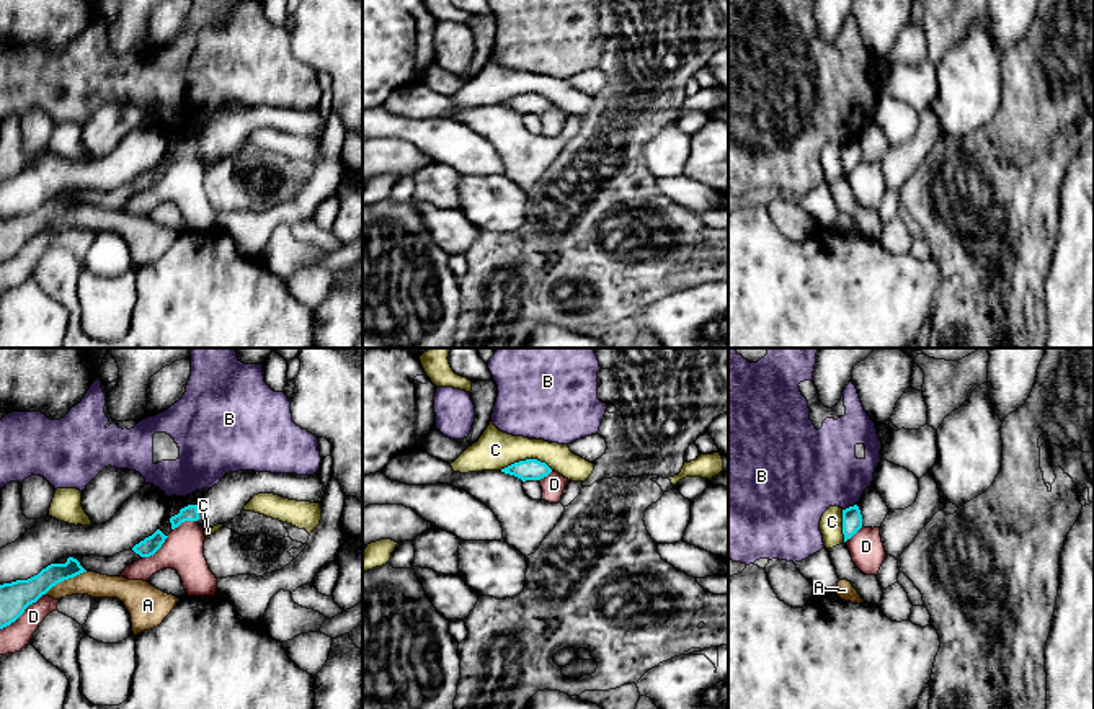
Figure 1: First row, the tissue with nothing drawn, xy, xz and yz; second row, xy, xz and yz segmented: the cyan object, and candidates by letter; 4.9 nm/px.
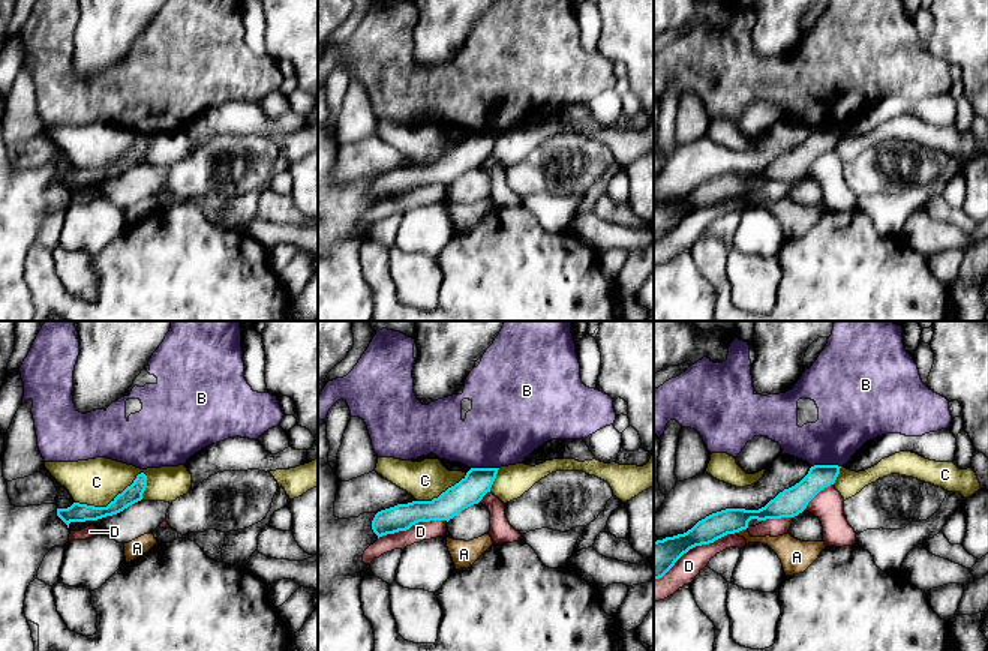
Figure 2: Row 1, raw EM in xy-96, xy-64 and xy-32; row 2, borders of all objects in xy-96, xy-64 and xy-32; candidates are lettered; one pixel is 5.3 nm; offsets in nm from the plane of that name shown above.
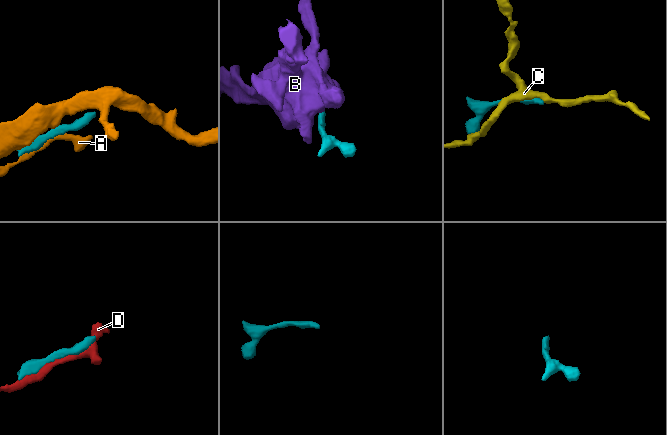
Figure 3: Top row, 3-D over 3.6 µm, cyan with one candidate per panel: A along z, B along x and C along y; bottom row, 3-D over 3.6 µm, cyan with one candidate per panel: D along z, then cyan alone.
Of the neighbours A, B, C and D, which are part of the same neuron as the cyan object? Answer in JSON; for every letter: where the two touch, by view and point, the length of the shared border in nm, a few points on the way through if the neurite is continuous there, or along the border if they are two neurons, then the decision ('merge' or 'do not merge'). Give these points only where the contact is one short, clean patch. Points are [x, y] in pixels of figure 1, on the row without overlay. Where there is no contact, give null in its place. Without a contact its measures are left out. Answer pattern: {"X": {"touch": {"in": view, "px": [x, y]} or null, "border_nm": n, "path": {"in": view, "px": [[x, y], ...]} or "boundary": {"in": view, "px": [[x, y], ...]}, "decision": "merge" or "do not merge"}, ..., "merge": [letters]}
{"A": {"touch": {"in": "xy", "px": [64, 213]}, "border_nm": 240, "decision": "do not merge"}, "B": {"touch": {"in": "yz", "px": [849, 141]}, "border_nm": 80, "boundary": {"in": "yz", "px": [[856, 138], [843, 144]]}, "decision": "do not merge"}, "C": {"touch": {"in": "xz", "px": [526, 93]}, "border_nm": 260, "decision": "do not merge"}, "D": {"touch": {"in": "xy", "px": [155, 185]}, "border_nm": 170, "decision": "merge"}, "merge": ["D"]}

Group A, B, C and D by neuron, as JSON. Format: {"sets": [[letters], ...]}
{"sets": [["A"], ["B"], ["C"], ["D"]]}

